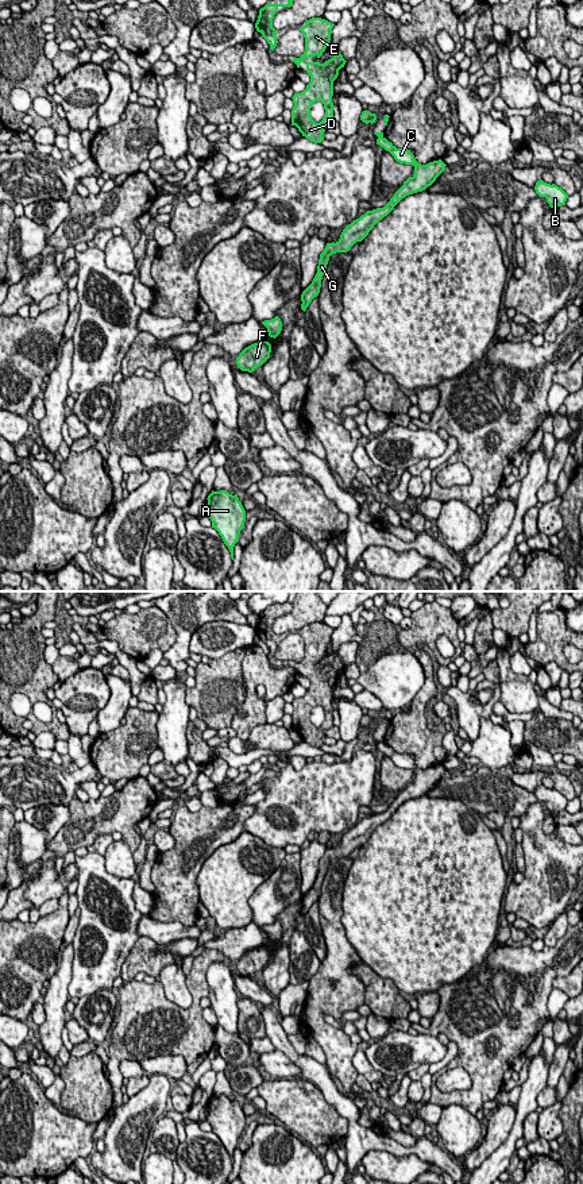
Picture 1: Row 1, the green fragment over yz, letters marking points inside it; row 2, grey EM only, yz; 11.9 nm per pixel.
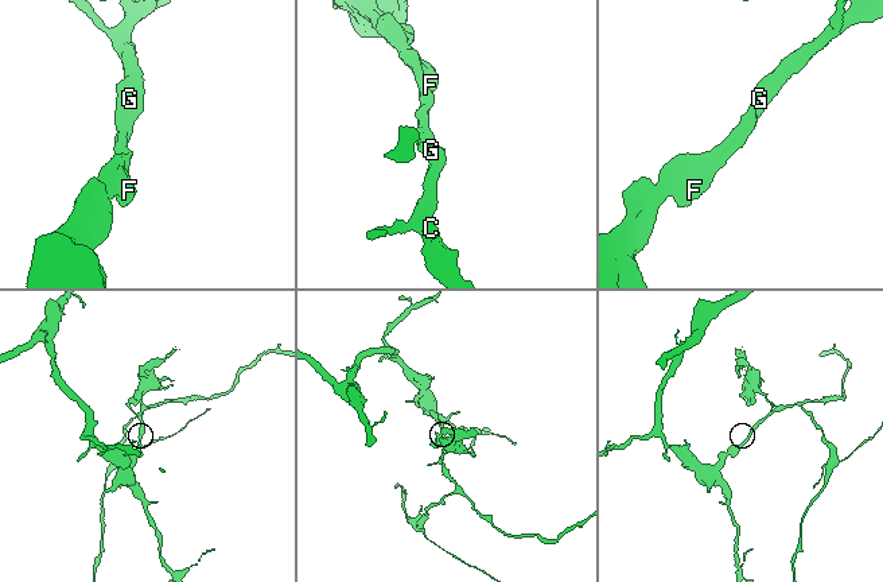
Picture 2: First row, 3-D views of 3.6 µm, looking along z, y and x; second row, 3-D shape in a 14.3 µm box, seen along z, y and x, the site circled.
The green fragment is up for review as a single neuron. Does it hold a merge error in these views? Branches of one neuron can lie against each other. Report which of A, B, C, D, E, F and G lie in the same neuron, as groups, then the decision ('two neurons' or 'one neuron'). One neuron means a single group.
A B C F G / D E | two neurons

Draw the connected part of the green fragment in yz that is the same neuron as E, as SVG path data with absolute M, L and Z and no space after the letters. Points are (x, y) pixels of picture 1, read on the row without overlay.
M312 622L305 626L302 633L298 633L305 643L305 656L300 663L293 663L293 667L300 672L300 668L304 667L306 663L317 662L320 663L325 656L333 633L333 628L321 624L321 622Z

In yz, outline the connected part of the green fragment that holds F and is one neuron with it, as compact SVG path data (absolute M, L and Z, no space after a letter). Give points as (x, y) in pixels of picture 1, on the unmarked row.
M260 945L246 952L236 963L236 969L242 976L252 977L262 971L271 957L271 949L267 945Z

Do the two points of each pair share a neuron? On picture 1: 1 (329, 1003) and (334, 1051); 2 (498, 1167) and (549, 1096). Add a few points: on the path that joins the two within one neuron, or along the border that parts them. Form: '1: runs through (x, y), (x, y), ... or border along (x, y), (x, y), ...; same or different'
1: runs through (319, 1014), (319, 1028), (329, 1038); same
2: border along (547, 1086), (537, 1096), (537, 1106); different

